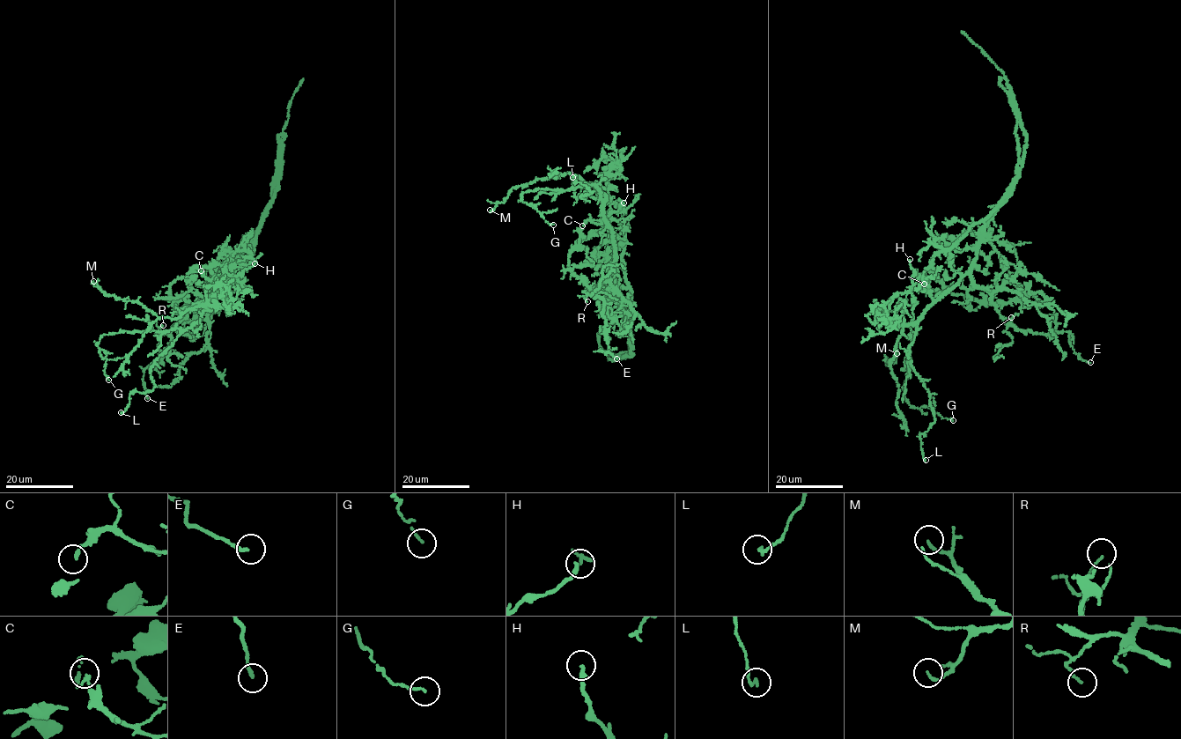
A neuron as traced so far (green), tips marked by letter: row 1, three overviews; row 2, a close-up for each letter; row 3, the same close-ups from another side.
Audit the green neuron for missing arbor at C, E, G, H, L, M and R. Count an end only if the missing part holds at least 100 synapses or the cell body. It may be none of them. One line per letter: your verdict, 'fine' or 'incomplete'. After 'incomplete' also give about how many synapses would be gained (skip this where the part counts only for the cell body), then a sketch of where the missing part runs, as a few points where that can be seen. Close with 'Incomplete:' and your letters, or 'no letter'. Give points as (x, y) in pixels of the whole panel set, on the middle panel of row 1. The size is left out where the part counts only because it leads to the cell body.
C: fine
E: fine
G: fine
H: fine
L: fine
M: fine
R: fine
Incomplete: no letter

